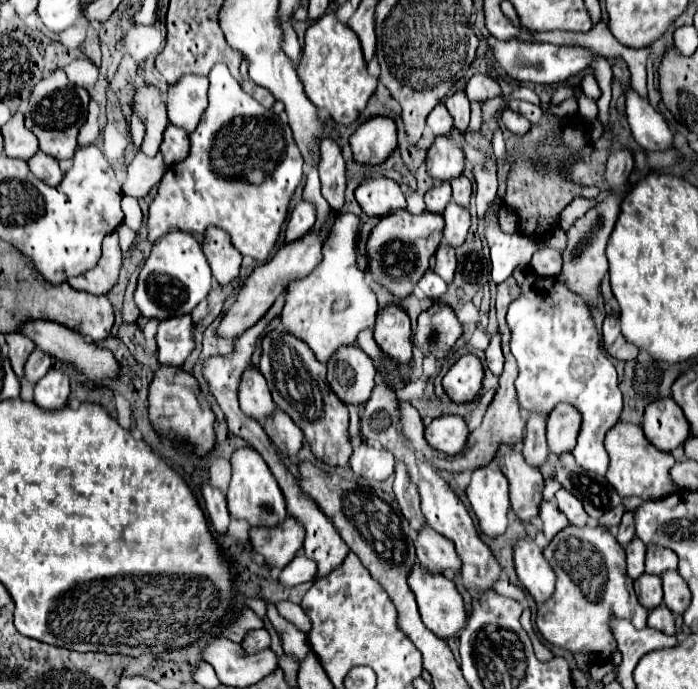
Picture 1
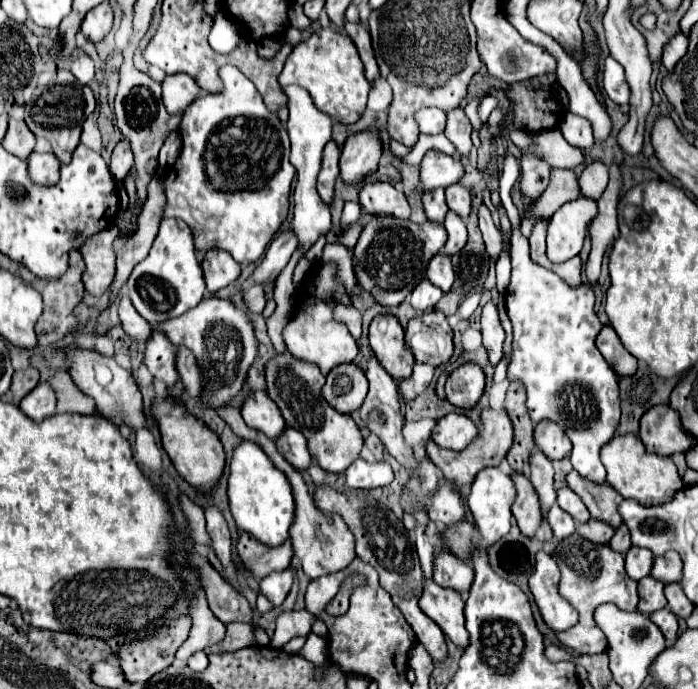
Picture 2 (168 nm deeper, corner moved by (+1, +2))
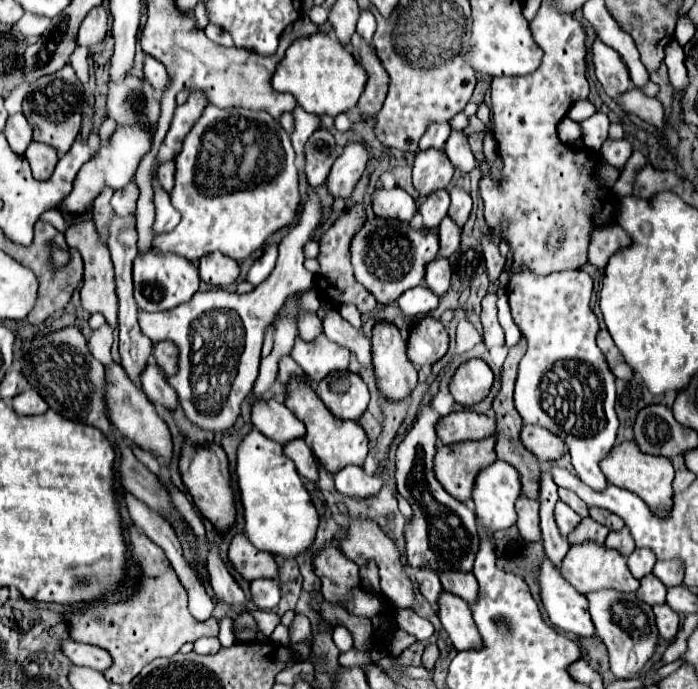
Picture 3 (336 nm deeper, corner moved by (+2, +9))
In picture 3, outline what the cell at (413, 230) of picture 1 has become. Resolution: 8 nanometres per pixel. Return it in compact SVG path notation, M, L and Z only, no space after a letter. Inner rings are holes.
M374 218L352 240L352 266L356 280L376 296L380 304L396 302L406 290L422 284L426 264L438 256L438 232L414 230L408 222Z

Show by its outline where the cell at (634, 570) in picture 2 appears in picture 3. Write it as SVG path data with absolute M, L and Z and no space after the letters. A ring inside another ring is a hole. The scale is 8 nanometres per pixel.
M636 548L628 556L628 568L630 568L632 576L638 580L642 580L642 576L648 576L652 572L654 564L656 564L656 556L650 548Z

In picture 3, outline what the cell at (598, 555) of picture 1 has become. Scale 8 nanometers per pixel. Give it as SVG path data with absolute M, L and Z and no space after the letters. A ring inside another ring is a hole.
M584 542L578 546L570 546L560 574L580 592L580 594L588 594L594 590L602 590L602 588L614 588L620 592L636 592L638 590L638 580L630 574L628 566L626 566L626 558L622 554L618 554L616 550L608 550L604 544L594 544L594 542Z

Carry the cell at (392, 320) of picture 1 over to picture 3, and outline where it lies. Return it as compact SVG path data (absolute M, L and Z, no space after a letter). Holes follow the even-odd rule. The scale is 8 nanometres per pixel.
M378 322L372 332L372 366L376 386L390 402L410 396L418 382L416 368L408 362L406 342L392 322Z

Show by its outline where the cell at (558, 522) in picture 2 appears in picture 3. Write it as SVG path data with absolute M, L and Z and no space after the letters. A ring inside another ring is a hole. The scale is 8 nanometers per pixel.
M564 502L556 504L556 524L558 524L562 536L568 536L580 524L580 520L582 518L568 504L564 504Z

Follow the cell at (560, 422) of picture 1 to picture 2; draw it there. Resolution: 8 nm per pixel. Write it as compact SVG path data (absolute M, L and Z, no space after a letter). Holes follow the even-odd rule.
M543 419L535 425L535 445L549 457L549 459L563 459L571 453L571 443L565 431L557 427L557 423Z

